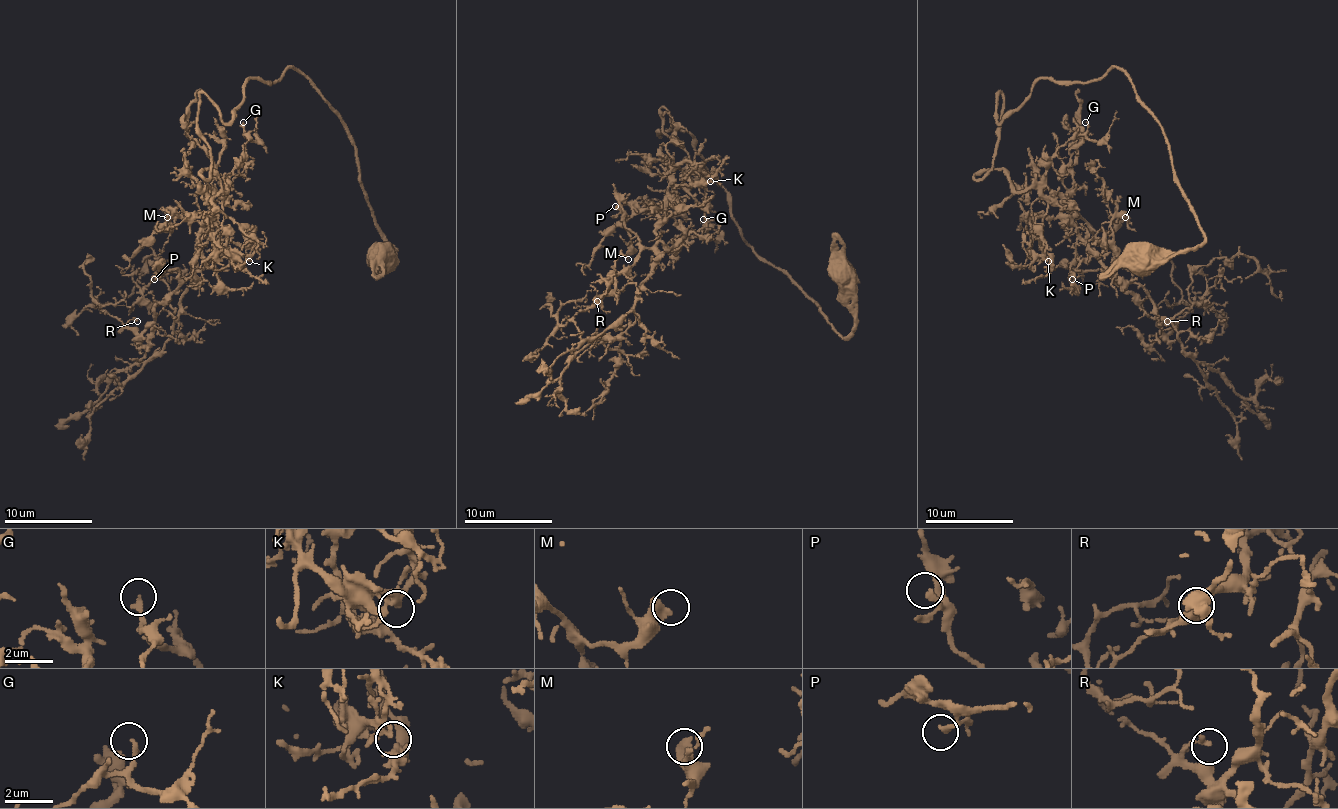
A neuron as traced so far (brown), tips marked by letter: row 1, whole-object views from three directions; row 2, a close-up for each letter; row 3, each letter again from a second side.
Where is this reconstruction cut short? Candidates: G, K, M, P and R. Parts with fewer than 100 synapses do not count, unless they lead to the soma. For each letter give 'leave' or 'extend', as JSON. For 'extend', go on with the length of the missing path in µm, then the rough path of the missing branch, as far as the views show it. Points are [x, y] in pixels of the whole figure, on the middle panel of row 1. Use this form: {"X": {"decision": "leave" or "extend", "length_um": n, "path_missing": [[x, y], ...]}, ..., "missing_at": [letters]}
{"G": {"decision": "leave"}, "K": {"decision": "leave"}, "M": {"decision": "extend", "length_um": 20, "path_missing": [[628, 259], [624, 267], [612, 267], [606, 276], [624, 290], [650, 292], [657, 287], [659, 301], [654, 305]]}, "P": {"decision": "leave"}, "R": {"decision": "leave"}, "missing_at": ["M"]}

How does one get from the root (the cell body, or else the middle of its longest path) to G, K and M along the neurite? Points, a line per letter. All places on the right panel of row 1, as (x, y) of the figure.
G: (1138, 261), (1205, 233), (1121, 69), (1041, 78), (997, 122), (999, 94), (975, 177), (1028, 191), (1085, 122)
K: (1138, 261), (1205, 233), (1116, 67), (1041, 78), (999, 122), (997, 96), (975, 177), (1037, 191), (1048, 261)
M: (1138, 261), (1205, 233), (1132, 80), (1041, 78), (999, 122), (997, 96), (977, 180), (1125, 217)

